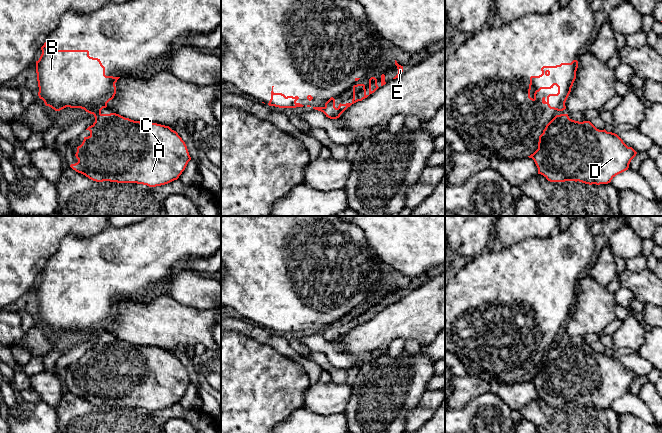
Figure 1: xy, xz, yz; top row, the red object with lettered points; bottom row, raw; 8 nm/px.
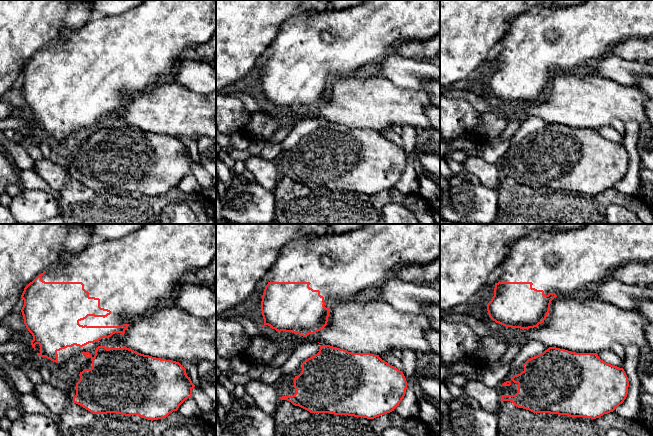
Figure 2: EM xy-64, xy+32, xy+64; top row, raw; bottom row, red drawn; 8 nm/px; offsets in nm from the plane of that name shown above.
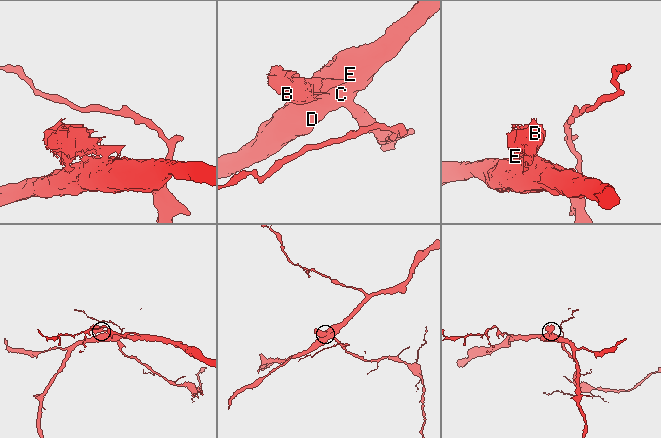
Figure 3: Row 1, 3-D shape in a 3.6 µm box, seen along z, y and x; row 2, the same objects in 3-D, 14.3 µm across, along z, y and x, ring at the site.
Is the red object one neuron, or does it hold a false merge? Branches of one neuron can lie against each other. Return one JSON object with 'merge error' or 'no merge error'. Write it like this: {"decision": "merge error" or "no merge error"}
{"decision": "merge error"}

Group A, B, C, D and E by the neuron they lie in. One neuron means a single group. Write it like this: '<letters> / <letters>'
A C D E / B

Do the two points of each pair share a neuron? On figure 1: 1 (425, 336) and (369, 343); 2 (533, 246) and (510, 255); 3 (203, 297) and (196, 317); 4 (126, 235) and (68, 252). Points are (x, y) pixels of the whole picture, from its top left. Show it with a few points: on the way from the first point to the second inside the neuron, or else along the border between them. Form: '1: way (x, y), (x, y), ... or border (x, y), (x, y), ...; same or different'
1: way (411, 331), (383, 331); same
2: way (527, 252), (524, 255), (516, 255); same
3: border (177, 300), (186, 305), (210, 309); different
4: way (112, 241), (101, 244), (93, 252), (82, 252); same

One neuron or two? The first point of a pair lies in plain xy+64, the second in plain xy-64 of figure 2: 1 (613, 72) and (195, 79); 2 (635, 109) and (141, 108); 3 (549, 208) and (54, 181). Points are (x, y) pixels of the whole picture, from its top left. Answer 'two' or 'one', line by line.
1: one
2: one
3: two

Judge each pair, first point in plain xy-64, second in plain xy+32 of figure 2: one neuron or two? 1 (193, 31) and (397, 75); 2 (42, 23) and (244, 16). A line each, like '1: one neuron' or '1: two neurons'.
1: two neurons
2: one neuron

